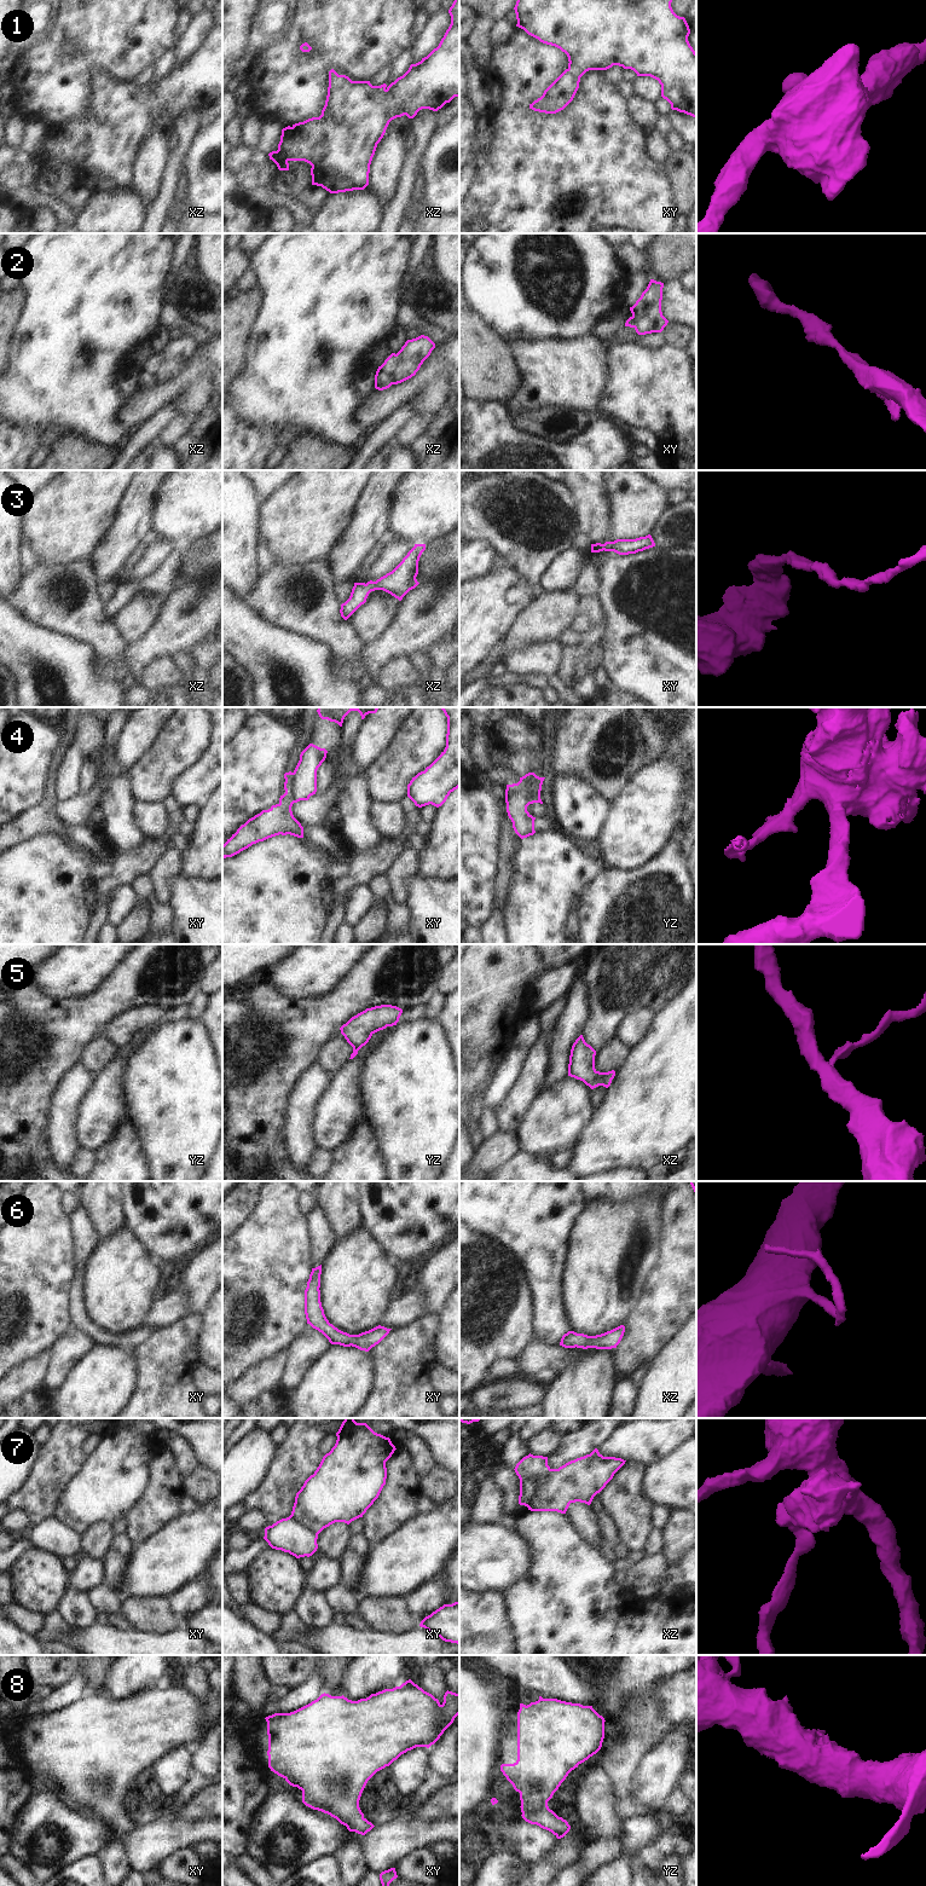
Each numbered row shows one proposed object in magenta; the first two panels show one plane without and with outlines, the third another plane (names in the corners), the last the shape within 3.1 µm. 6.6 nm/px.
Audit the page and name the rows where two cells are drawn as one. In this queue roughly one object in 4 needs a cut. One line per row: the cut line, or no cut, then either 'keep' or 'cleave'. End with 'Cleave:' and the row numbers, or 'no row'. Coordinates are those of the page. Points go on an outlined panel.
1: no cut | keep
2: no cut | keep
3: no cut | keep
4: yz (540, 777), (536, 792), (531, 797), (514, 790), (505, 798) | cleave
5: no cut | keep
6: no cut | keep
7: xz (524, 1477), (531, 1479), (536, 1485), (534, 1493), (527, 1506) | cleave
8: no cut | keep
Cleave: 4, 7

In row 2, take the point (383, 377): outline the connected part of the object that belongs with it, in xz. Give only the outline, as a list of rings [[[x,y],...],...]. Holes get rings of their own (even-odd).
[[[424,335],[407,340],[397,354],[392,353],[378,366],[375,375],[375,388],[383,390],[415,376],[434,348],[435,343]]]

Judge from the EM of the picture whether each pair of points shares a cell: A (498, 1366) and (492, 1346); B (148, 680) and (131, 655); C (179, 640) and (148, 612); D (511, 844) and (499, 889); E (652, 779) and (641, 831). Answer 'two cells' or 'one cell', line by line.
A: two cells
B: two cells
C: two cells
D: one cell
E: one cell

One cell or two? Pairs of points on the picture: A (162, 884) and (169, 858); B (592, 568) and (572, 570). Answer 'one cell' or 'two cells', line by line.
A: one cell
B: two cells

